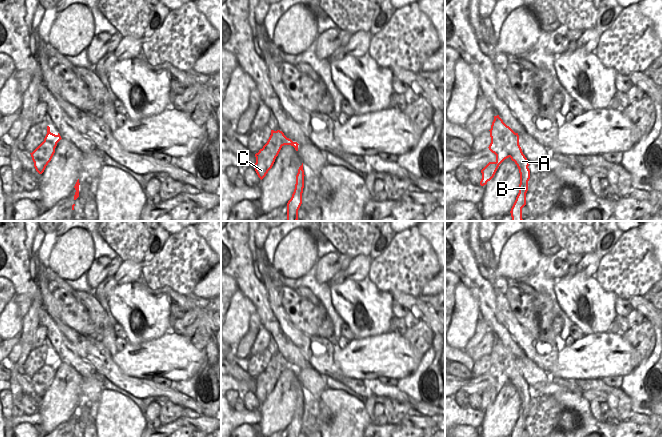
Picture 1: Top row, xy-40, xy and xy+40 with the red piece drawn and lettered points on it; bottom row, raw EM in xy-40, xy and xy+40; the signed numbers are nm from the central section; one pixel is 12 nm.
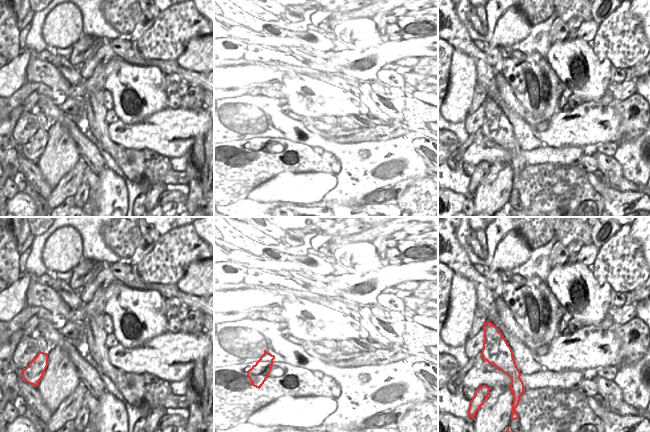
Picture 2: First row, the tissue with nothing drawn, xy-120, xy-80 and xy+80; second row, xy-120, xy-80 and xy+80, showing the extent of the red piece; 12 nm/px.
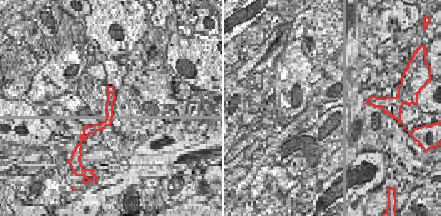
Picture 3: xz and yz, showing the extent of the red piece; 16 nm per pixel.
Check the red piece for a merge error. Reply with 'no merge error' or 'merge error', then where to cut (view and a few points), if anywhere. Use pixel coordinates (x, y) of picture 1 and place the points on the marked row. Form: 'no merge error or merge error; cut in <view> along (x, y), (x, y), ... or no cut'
merge error; cut in xy+40 along (491, 140), (502, 144), (509, 156)

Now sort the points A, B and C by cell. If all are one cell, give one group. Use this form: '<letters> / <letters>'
A B / C

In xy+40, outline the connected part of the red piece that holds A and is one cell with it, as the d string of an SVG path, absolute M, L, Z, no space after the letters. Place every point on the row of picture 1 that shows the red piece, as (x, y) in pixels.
M499 115L494 116L491 125L491 141L495 140L498 145L504 145L509 157L515 162L520 173L519 193L511 208L512 221L523 221L522 208L526 205L526 193L530 179L529 161L522 152L519 145L519 135L507 126Z

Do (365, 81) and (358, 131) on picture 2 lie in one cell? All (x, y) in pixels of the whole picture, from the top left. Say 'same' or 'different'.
different

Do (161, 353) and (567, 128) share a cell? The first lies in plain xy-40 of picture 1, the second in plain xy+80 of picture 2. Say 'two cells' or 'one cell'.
one cell

